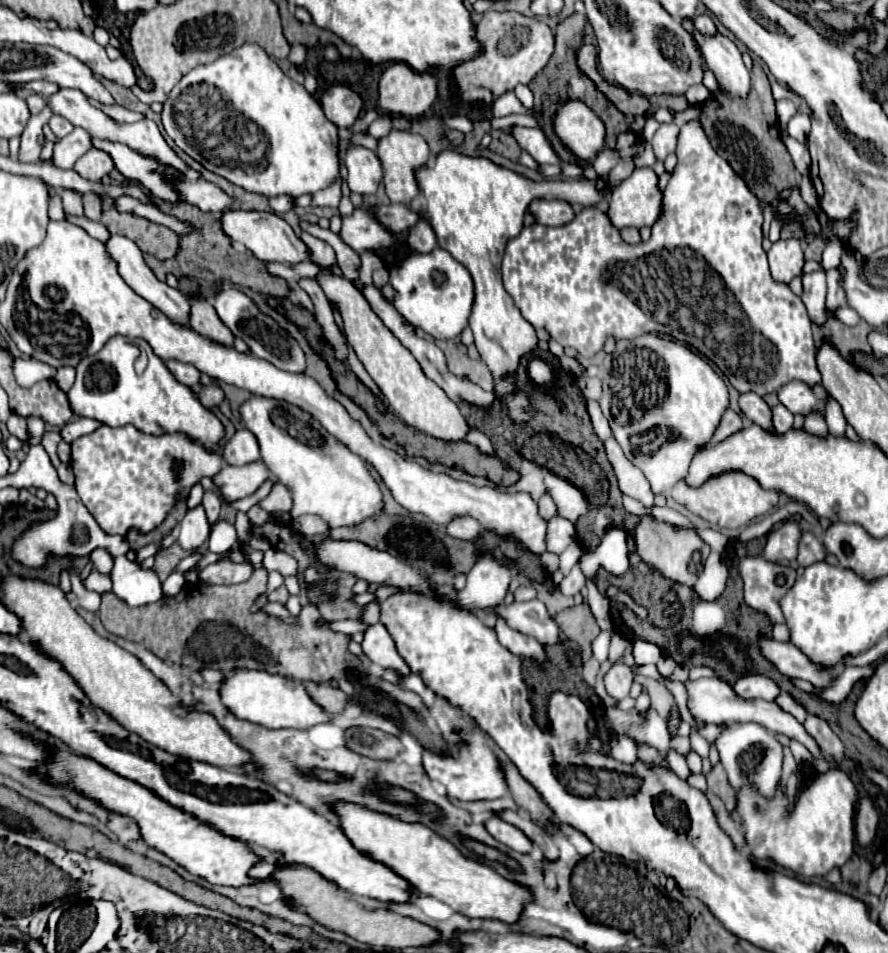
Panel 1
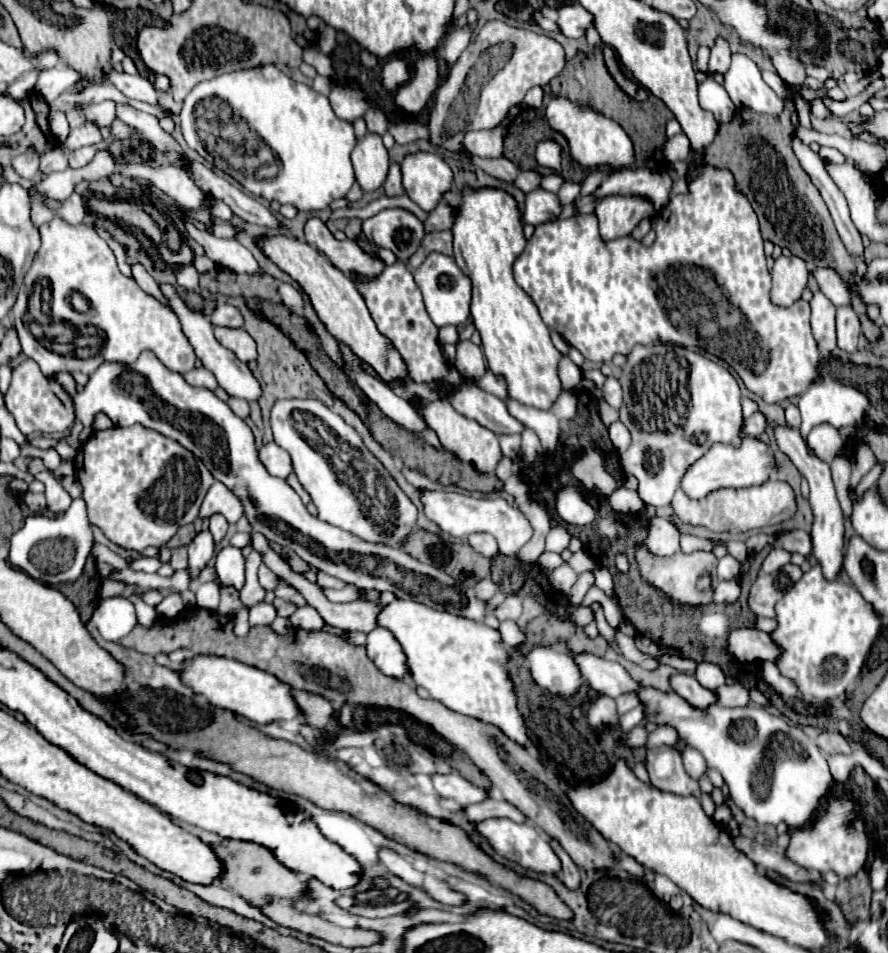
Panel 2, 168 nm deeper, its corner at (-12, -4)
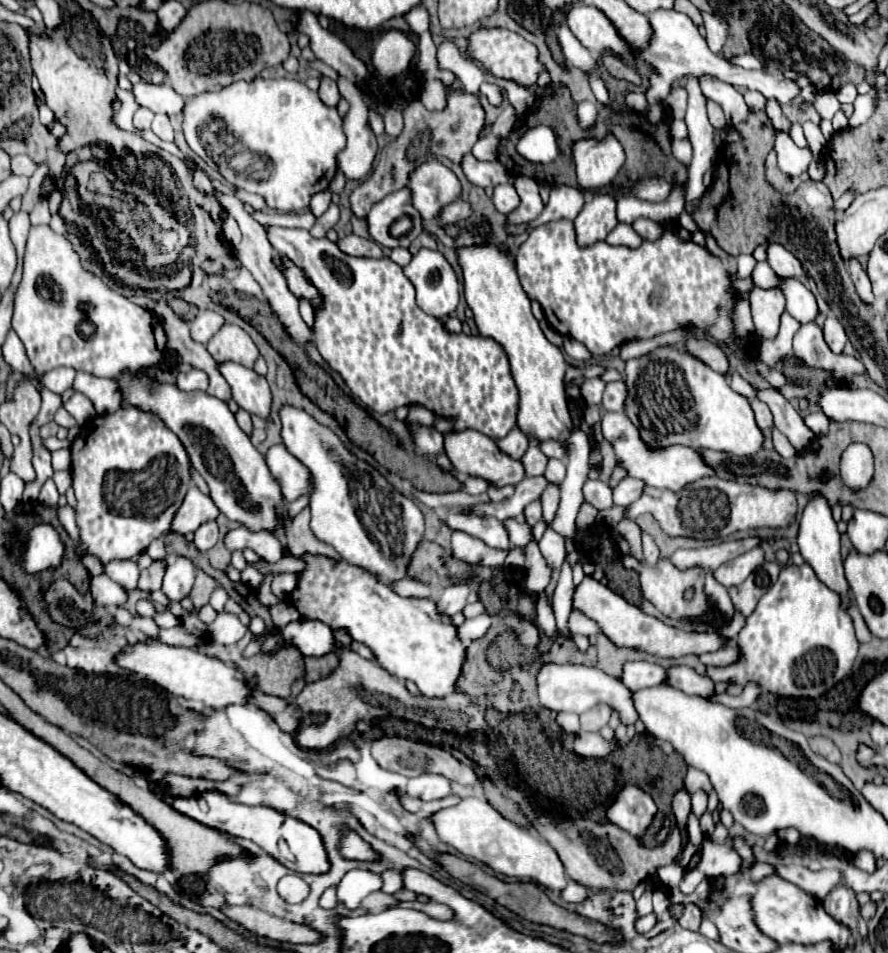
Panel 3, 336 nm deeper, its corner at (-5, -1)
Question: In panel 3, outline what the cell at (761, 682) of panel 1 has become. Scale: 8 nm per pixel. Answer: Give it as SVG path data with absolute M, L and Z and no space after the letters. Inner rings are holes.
M675 665L667 667L667 681L663 681L687 695L699 695L699 697L709 697L713 695L713 681L707 679L705 675L695 673L695 669L687 665Z

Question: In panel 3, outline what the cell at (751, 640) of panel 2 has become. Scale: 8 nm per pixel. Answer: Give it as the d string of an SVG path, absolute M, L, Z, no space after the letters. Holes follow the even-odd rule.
M585 577L579 585L575 585L573 609L581 611L585 617L593 619L599 625L599 629L603 631L603 635L615 647L639 649L639 651L651 653L655 657L673 657L673 659L677 659L677 657L683 657L683 655L689 655L689 653L701 655L701 653L717 651L725 643L725 637L721 637L717 633L683 631L683 629L677 629L673 625L665 625L657 617L651 617L645 611L641 611L637 605L627 603L621 595L617 595L609 587L601 585L593 577Z

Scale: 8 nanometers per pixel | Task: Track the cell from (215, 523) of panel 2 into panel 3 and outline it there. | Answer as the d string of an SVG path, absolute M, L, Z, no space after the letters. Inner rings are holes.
M207 521L207 523L203 523L203 525L195 531L193 543L195 543L195 547L197 547L201 553L205 553L205 551L209 551L209 549L217 543L217 537L219 537L217 523L215 523L215 521Z

